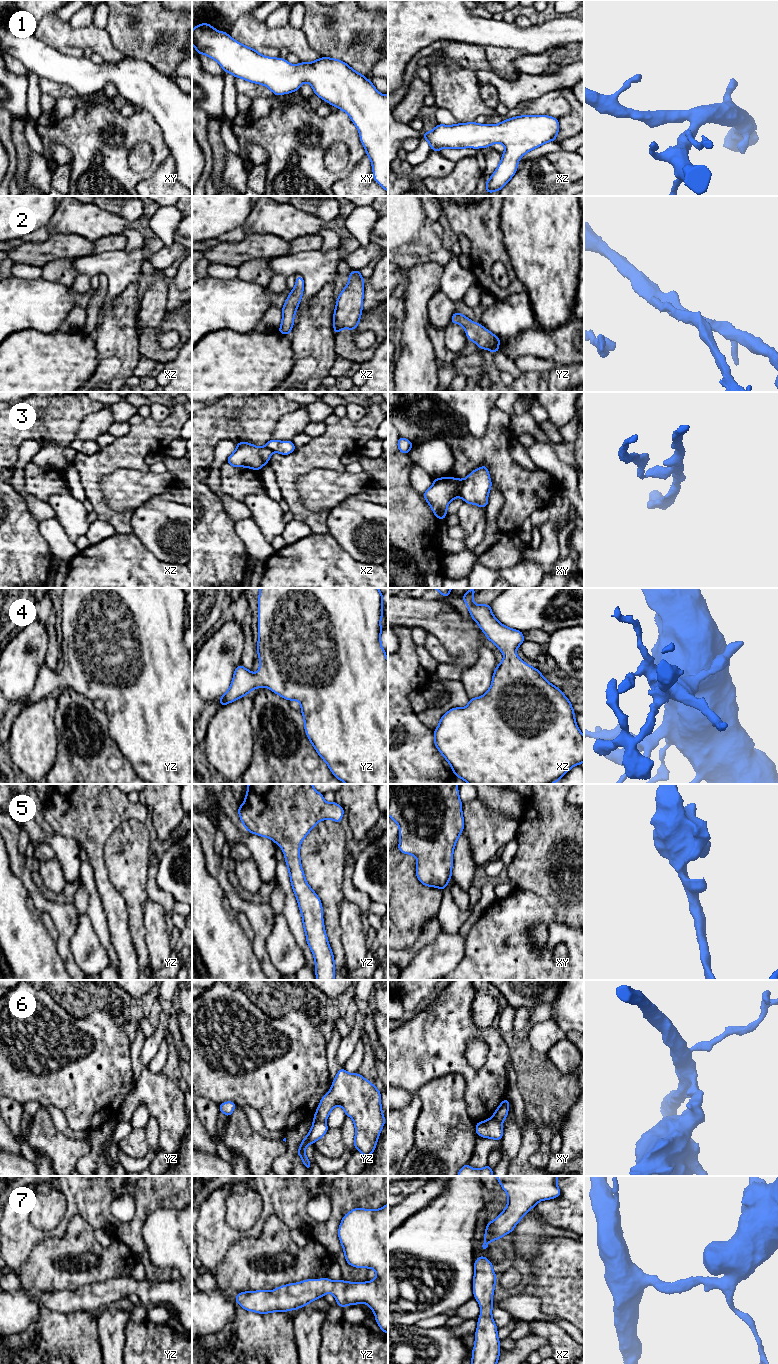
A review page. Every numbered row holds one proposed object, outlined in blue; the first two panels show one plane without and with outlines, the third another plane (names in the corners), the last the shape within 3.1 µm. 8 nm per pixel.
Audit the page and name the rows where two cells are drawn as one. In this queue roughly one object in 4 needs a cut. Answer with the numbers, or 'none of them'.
3, 6

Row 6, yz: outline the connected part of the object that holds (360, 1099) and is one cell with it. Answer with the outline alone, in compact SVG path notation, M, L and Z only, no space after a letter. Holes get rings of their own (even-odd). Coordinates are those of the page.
M341 1068L332 1082L330 1091L322 1097L313 1120L325 1121L337 1105L343 1108L346 1116L353 1119L356 1130L354 1147L367 1159L374 1152L381 1129L385 1124L380 1091L360 1074L350 1074Z

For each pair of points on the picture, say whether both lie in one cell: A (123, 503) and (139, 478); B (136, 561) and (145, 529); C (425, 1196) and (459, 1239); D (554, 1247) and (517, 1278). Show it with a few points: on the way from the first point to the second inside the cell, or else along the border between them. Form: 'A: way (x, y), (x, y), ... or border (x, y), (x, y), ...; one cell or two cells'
A: way (123, 497), (135, 484); one cell
B: border (133, 533), (153, 554); two cells
C: border (446, 1186), (436, 1197), (410, 1216); two cells
D: border (526, 1277), (523, 1281); two cells

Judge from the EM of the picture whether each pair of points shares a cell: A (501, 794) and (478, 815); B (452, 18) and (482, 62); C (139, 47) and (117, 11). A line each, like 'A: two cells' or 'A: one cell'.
A: two cells
B: two cells
C: one cell

